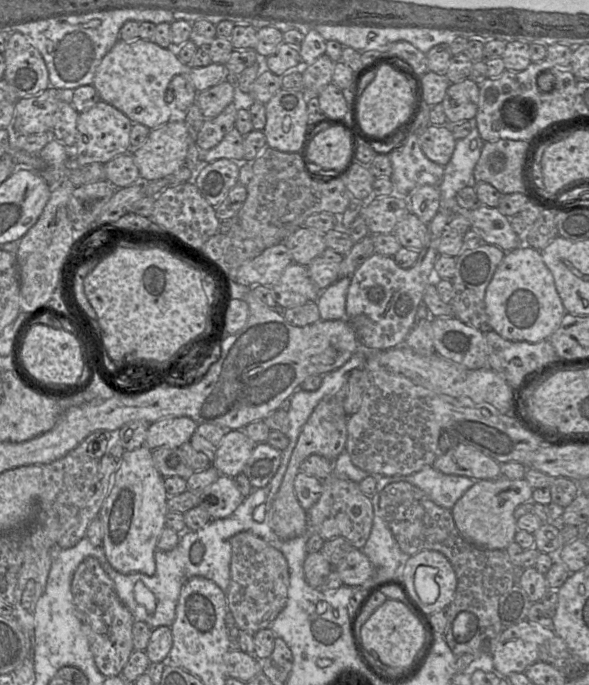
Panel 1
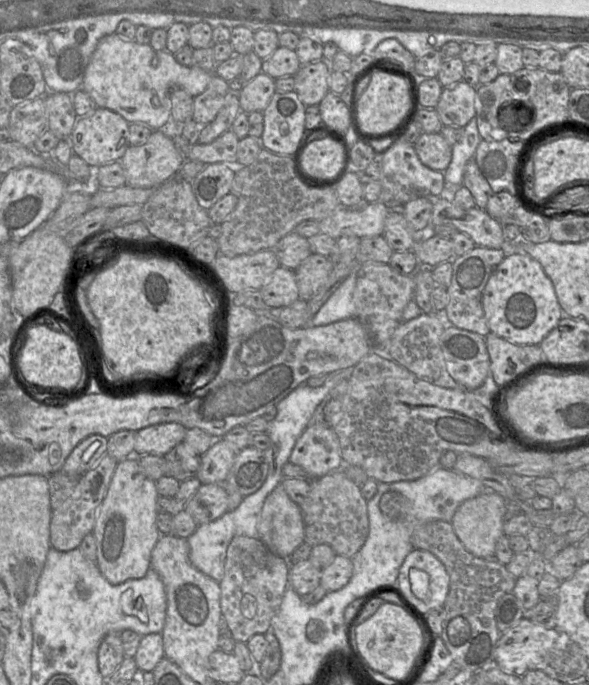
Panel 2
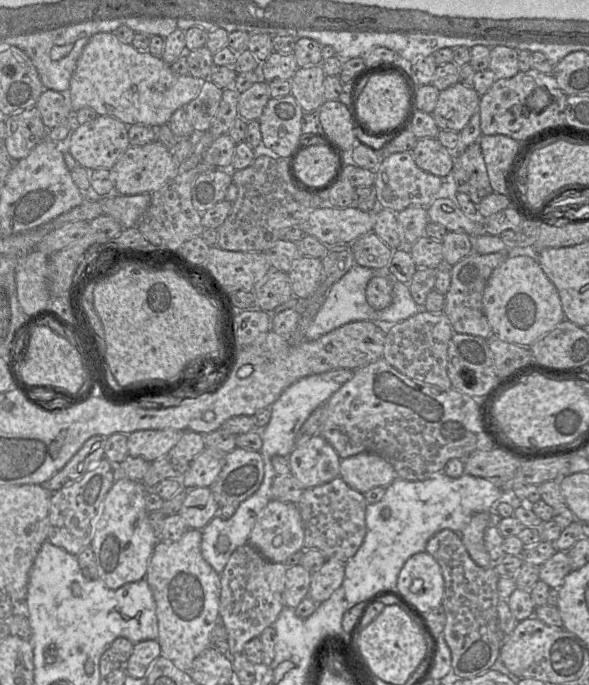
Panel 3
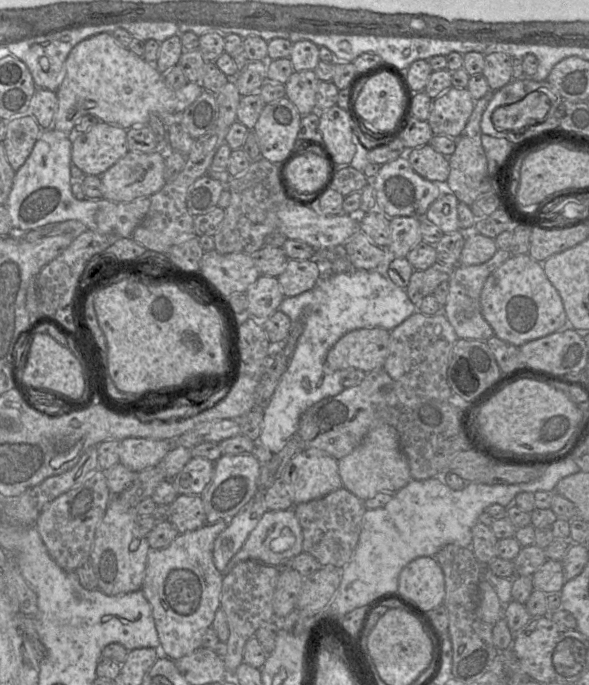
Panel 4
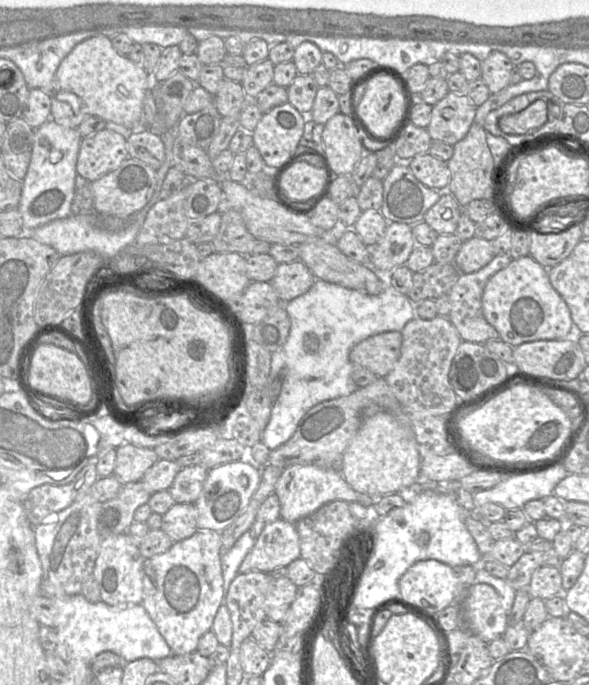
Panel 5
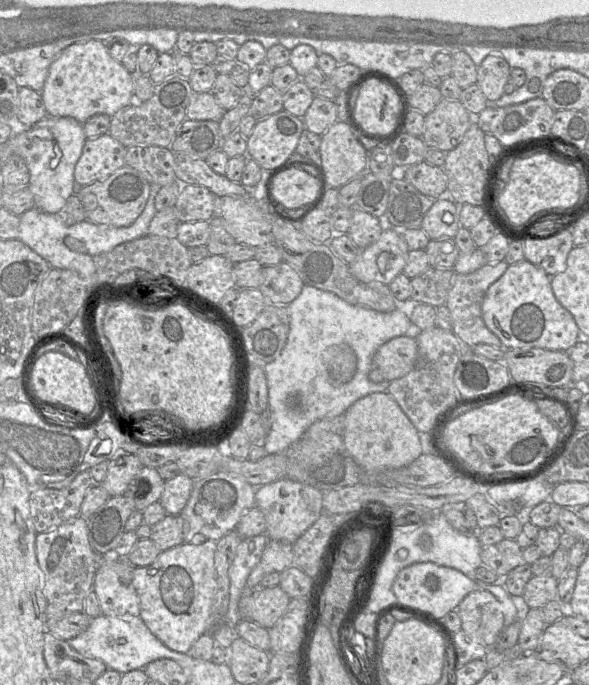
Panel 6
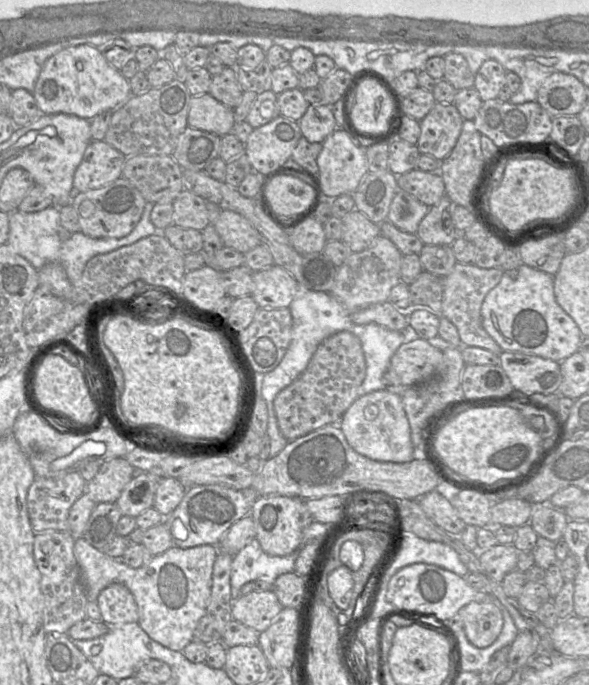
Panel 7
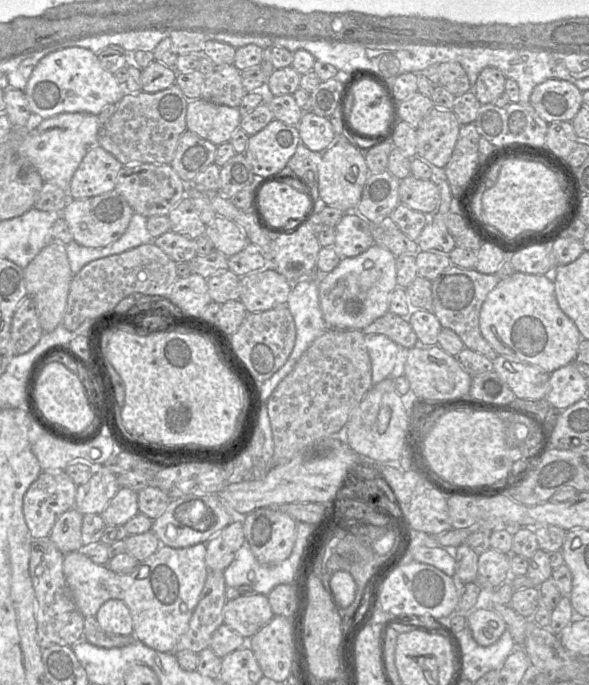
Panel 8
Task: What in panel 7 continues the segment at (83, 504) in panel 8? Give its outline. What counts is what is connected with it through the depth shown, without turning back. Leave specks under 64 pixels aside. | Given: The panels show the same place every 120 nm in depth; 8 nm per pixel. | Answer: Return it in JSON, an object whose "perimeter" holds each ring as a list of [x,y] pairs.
{"perimeter":[[[124,457],[104,461],[96,476],[87,483],[86,494],[96,504],[116,503],[135,474],[135,468]]]}

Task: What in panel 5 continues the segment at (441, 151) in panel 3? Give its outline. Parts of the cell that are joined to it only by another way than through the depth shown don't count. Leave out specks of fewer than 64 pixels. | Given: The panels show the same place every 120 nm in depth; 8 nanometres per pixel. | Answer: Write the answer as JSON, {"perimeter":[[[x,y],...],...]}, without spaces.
{"perimeter":[[[430,153],[418,155],[407,162],[413,175],[425,186],[436,191],[446,191],[450,182],[447,162]]]}

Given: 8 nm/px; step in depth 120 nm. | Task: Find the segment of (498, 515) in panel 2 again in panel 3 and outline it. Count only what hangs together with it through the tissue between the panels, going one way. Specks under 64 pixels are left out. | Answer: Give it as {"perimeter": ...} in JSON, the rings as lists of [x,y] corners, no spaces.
{"perimeter":[[[490,511],[475,514],[460,537],[471,559],[480,567],[490,567],[491,559],[484,544],[484,532],[490,525]]]}

